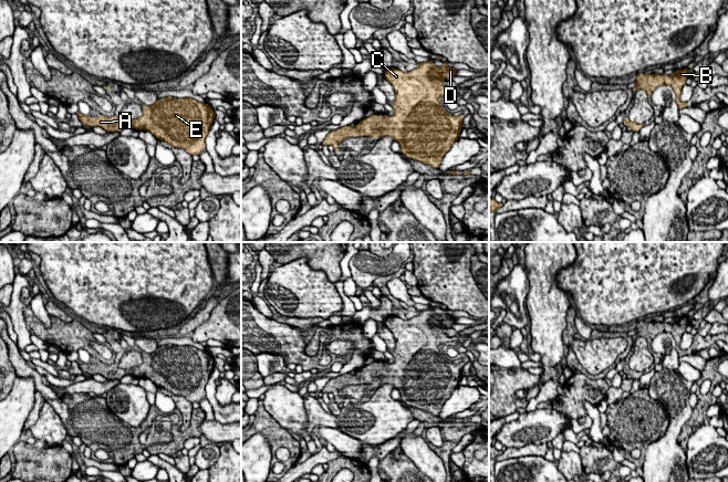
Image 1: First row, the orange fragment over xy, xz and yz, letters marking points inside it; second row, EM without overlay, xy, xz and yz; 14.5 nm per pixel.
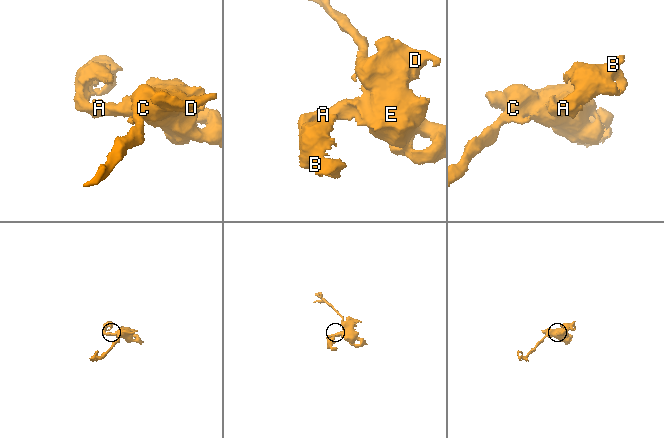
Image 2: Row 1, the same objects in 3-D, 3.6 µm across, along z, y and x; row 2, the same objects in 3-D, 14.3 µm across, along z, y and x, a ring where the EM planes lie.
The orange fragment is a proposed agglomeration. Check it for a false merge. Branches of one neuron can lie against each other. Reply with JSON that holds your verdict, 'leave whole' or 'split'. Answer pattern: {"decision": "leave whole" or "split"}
{"decision": "leave whole"}

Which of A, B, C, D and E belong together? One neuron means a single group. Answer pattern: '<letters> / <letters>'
A B C D E

